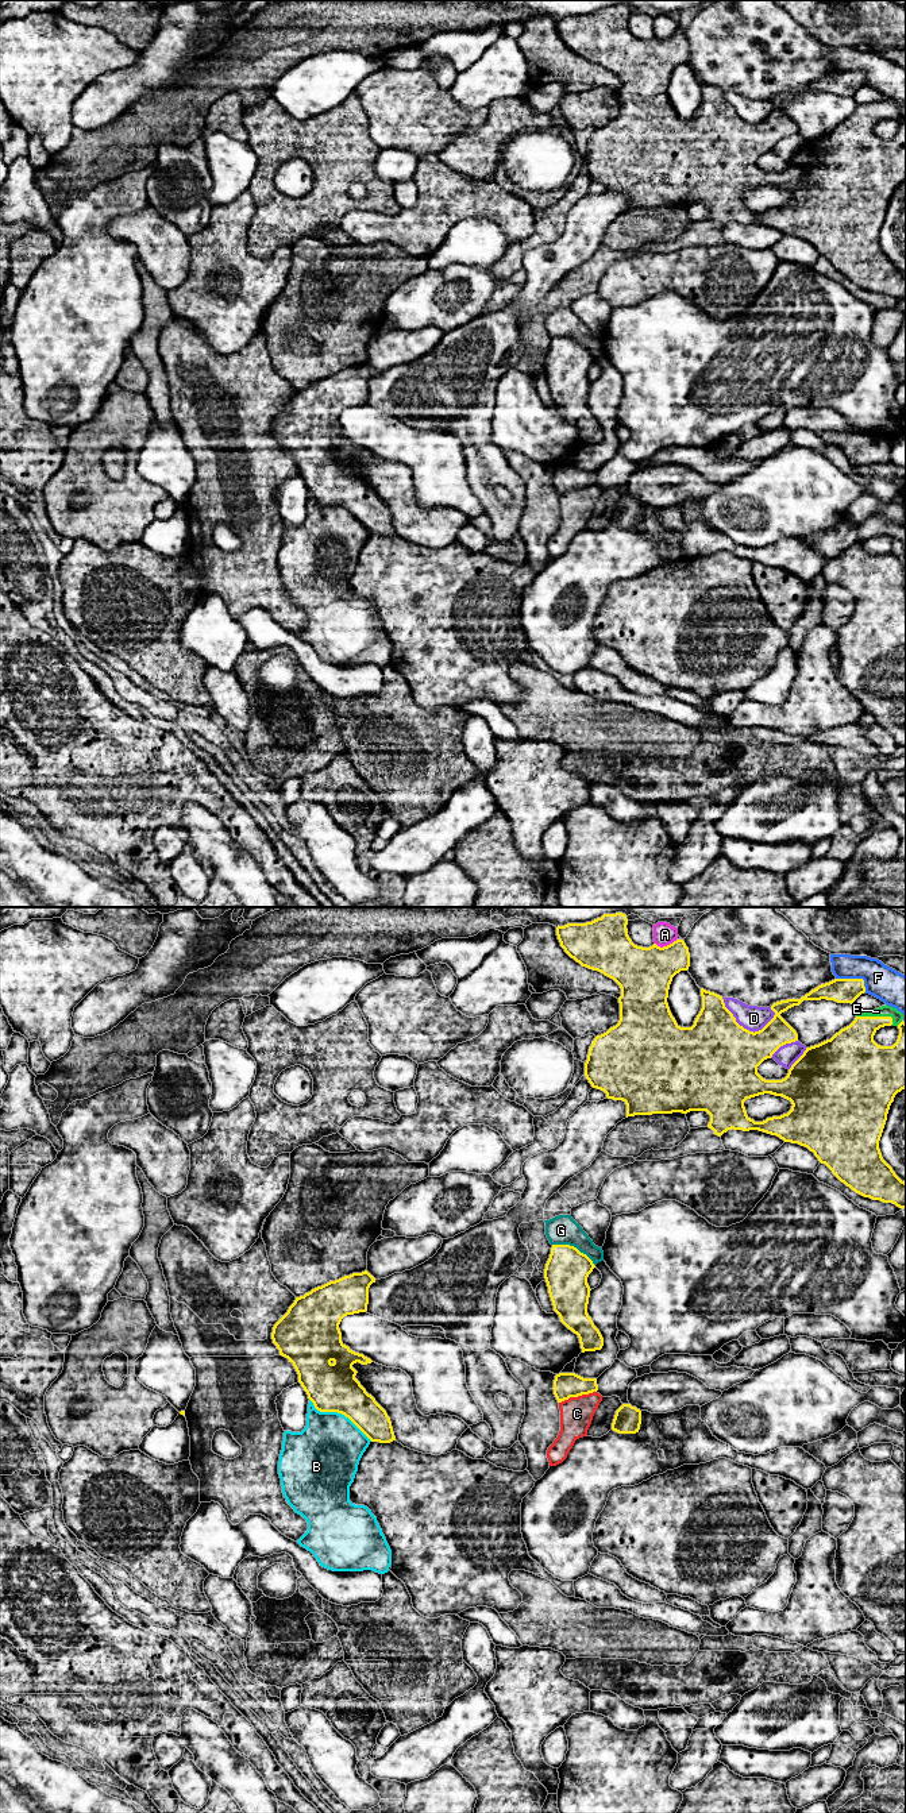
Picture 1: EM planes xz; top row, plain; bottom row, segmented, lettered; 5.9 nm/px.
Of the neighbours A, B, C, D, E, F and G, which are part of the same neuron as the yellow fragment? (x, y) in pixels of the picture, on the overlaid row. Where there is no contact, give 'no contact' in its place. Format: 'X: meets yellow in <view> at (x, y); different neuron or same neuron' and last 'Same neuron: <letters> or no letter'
A: meets yellow in xz at (667, 945); different neuron
B: meets yellow in xz at (339, 1412); different neuron
C: meets yellow in xz at (577, 1396); different neuron
D: meets yellow in xz at (743, 1027); different neuron
E: meets yellow in xz at (876, 1017); same neuron
F: meets yellow in xz at (855, 979); different neuron
G: meets yellow in xz at (573, 1246); different neuron
Same neuron: E

